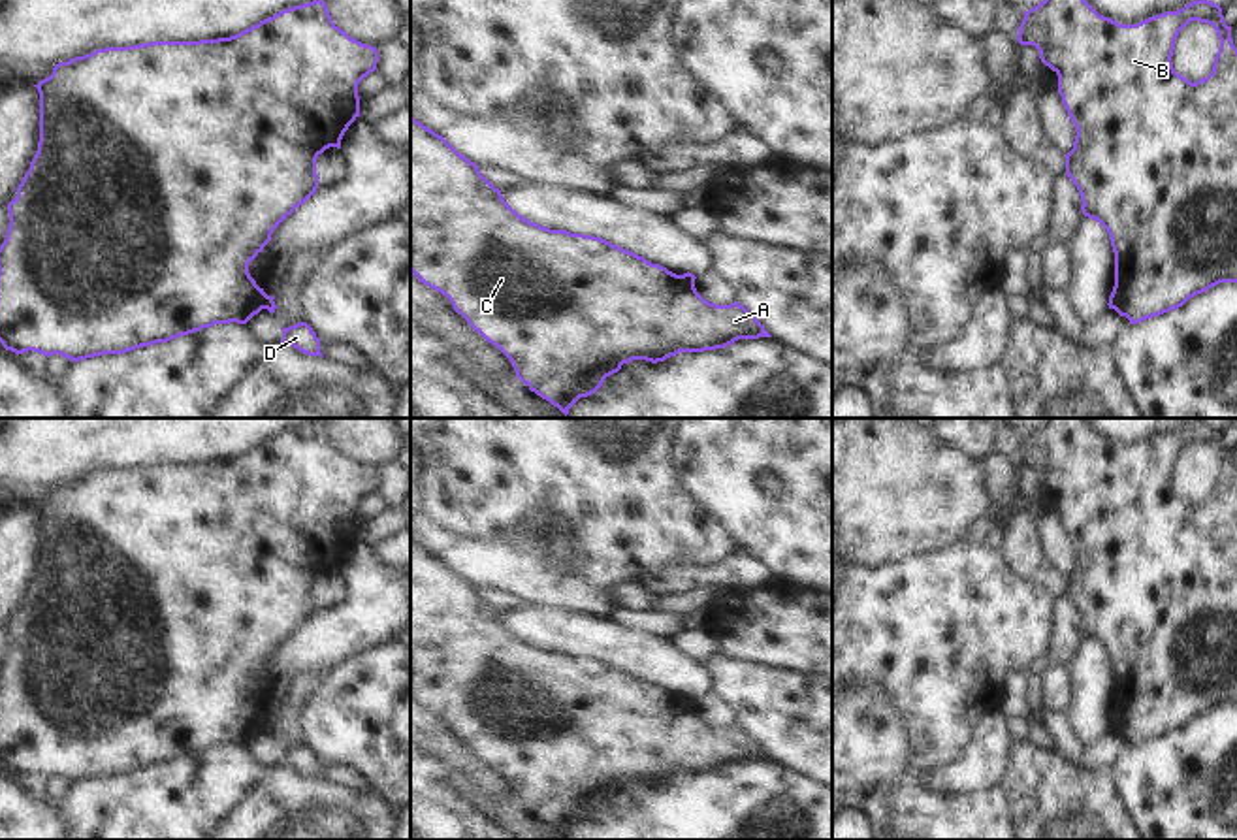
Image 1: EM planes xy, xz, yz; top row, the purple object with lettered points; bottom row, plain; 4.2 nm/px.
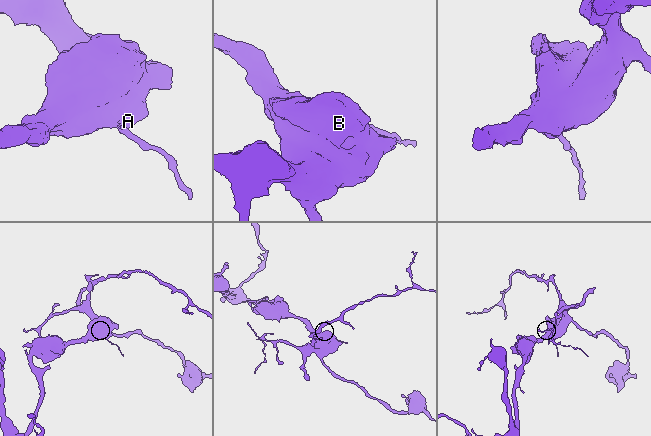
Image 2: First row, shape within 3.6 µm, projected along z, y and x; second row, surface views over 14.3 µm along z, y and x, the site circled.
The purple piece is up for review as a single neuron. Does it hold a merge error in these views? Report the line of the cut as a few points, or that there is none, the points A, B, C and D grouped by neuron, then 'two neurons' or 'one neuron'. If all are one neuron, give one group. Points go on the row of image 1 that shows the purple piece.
cut in xy along (266, 294), (262, 307); A B C / D; two neurons

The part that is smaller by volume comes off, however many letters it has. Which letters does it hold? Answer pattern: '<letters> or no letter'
D.

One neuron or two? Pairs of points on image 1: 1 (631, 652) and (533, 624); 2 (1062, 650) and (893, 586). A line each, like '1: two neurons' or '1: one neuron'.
1: one neuron
2: two neurons

